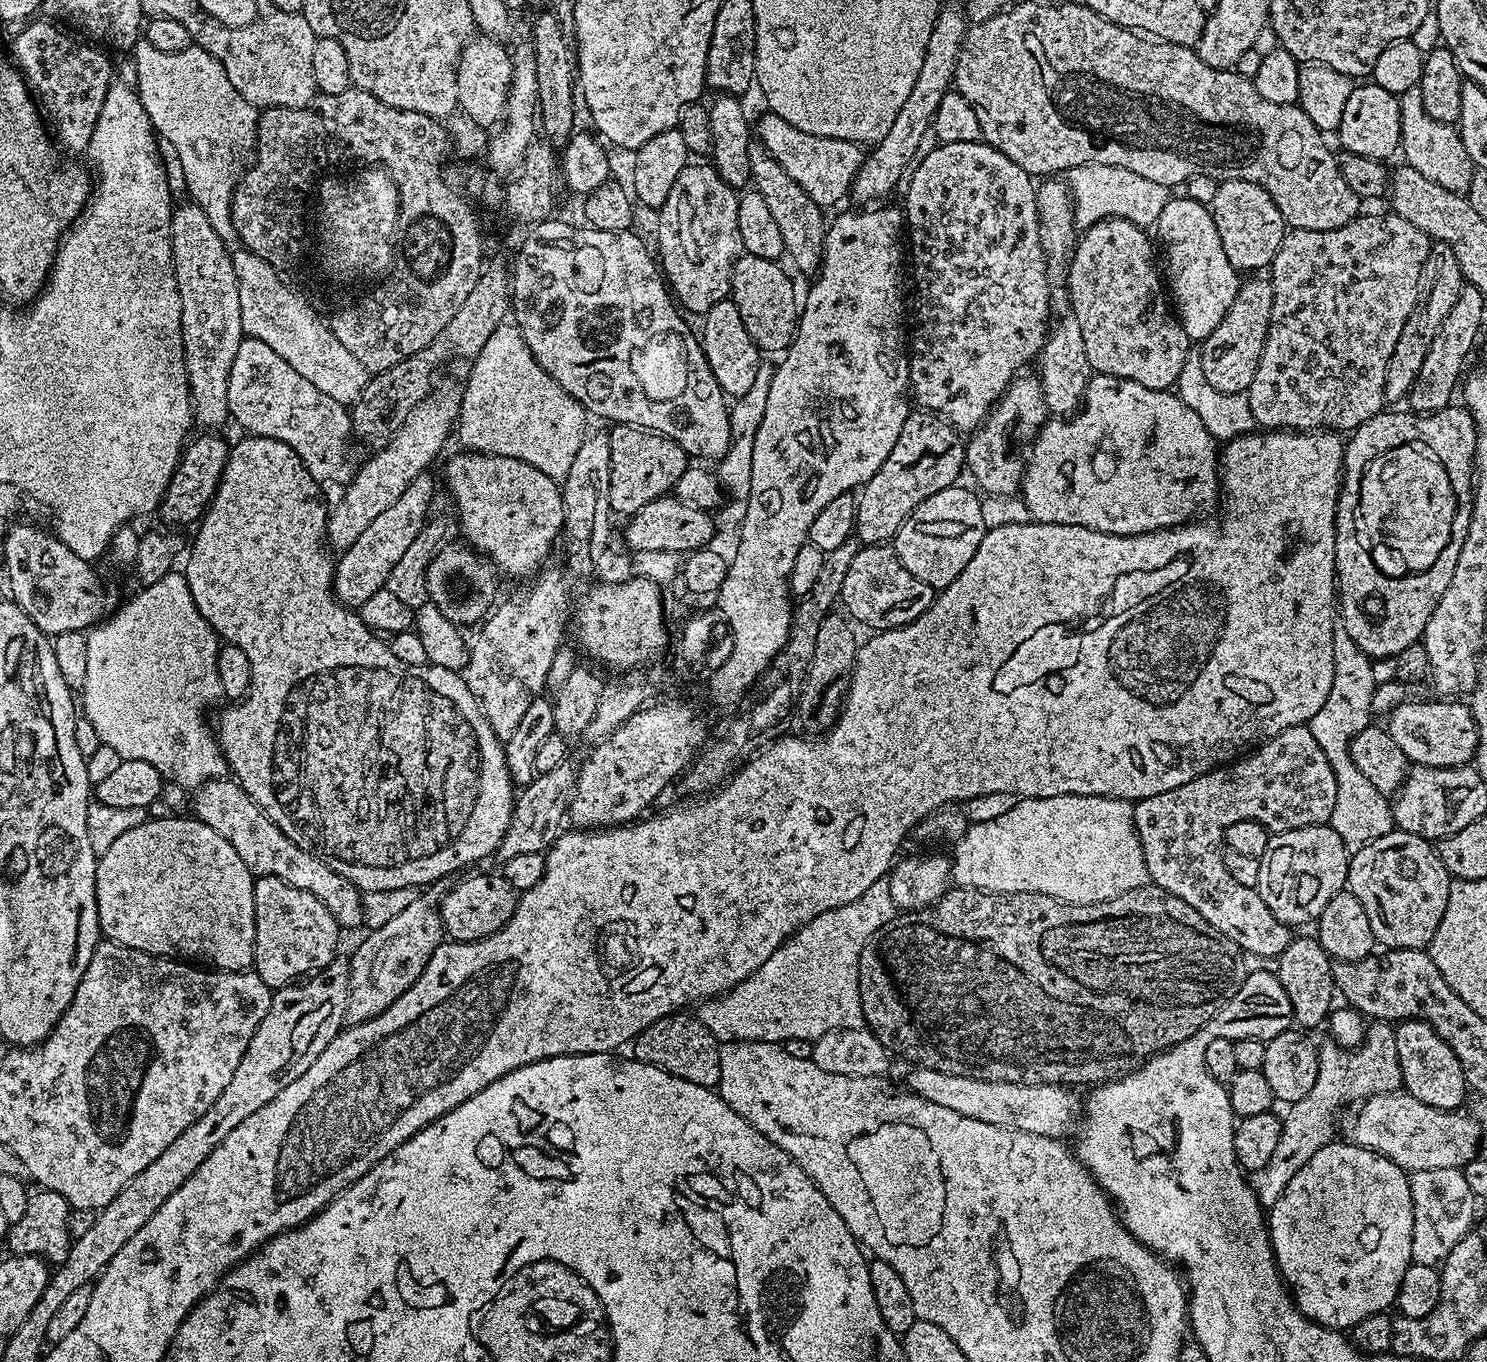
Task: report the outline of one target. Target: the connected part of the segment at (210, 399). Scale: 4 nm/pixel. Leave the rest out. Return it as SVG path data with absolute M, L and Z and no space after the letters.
M180 202L172 209L172 230L170 233L172 266L176 273L176 285L181 296L181 338L184 343L185 368L191 392L194 420L204 430L219 429L219 424L229 423L228 379L230 366L234 366L234 354L245 339L242 330L242 310L238 298L238 278L234 274L234 262L229 245L218 238L218 230L210 226L210 218L194 202Z

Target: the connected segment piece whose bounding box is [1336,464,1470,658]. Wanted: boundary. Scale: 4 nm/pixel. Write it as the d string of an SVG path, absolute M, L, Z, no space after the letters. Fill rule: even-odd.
M1348 464L1348 488L1340 488L1340 497L1336 503L1338 612L1347 633L1365 655L1371 658L1394 658L1406 650L1406 646L1417 643L1423 637L1438 602L1442 602L1442 594L1446 594L1450 578L1454 578L1454 566L1458 566L1458 554L1462 554L1462 546L1466 542L1464 516L1470 515L1468 512L1459 512L1452 542L1445 548L1444 556L1440 556L1440 562L1432 572L1420 580L1408 580L1408 588L1400 588L1400 584L1388 584L1388 580L1380 580L1380 576L1376 576L1371 565L1367 564L1367 557L1357 547L1352 547L1354 516L1350 512L1350 504L1360 505L1360 497L1356 494L1356 464ZM1376 596L1380 596L1380 600L1376 600Z

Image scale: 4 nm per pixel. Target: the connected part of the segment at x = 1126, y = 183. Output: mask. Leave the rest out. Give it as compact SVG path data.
M1087 164L1069 168L1066 183L1072 193L1076 226L1080 230L1087 230L1105 218L1129 220L1141 226L1155 225L1162 214L1162 206L1166 206L1170 199L1169 185L1150 182L1150 178L1142 178L1142 174L1133 174L1131 170L1122 170L1118 166Z

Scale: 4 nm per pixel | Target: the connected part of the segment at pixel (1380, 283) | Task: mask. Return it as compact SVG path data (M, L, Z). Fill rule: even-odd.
M1361 214L1361 215L1359 215L1359 216L1357 216L1357 217L1356 217L1356 219L1354 219L1354 220L1351 220L1351 221L1350 221L1350 223L1348 223L1348 224L1347 224L1347 225L1346 225L1346 226L1342 226L1342 227L1341 227L1341 228L1339 228L1339 229L1338 229L1338 230L1302 230L1302 229L1301 229L1301 228L1294 228L1294 229L1291 229L1291 231L1289 231L1289 232L1288 232L1288 233L1287 233L1287 235L1285 235L1285 237L1284 237L1284 241L1283 241L1283 242L1281 242L1281 243L1280 243L1280 249L1279 249L1279 250L1278 250L1278 254L1277 254L1277 255L1276 255L1276 256L1275 256L1275 257L1274 257L1274 258L1273 258L1273 259L1272 259L1272 262L1271 262L1271 265L1270 265L1270 273L1271 273L1271 272L1272 272L1272 276L1271 276L1271 275L1270 275L1270 283L1271 283L1271 286L1272 286L1272 293L1273 293L1273 294L1274 294L1274 302L1273 302L1273 303L1272 303L1272 313L1271 313L1271 314L1270 314L1270 326L1269 326L1269 327L1268 327L1268 337L1267 337L1267 338L1266 338L1266 342L1265 342L1265 343L1264 343L1264 349L1263 349L1263 350L1262 350L1262 358L1261 358L1261 359L1260 359L1260 361L1259 361L1259 362L1258 362L1258 370L1257 370L1257 371L1256 371L1256 373L1255 373L1255 374L1254 374L1254 382L1250 382L1250 386L1249 386L1249 387L1248 387L1248 391L1247 391L1247 396L1248 396L1248 398L1249 398L1249 404L1250 404L1250 410L1251 410L1251 411L1252 411L1252 412L1253 412L1253 418L1254 418L1254 420L1255 420L1255 423L1256 423L1256 424L1257 424L1257 425L1259 425L1259 427L1260 427L1260 428L1261 428L1261 429L1264 429L1264 430L1287 430L1287 431L1289 431L1289 432L1315 432L1315 431L1317 431L1317 430L1331 430L1331 431L1333 431L1333 432L1335 432L1335 433L1337 433L1337 434L1348 434L1348 433L1351 433L1351 432L1352 432L1352 430L1353 430L1353 429L1355 429L1355 428L1358 428L1358 427L1360 427L1360 426L1362 426L1362 424L1363 424L1363 423L1364 423L1364 422L1366 422L1366 420L1367 420L1367 419L1370 419L1370 418L1374 418L1374 416L1375 416L1375 415L1377 415L1377 414L1379 414L1379 413L1380 413L1380 412L1382 412L1382 411L1385 411L1385 408L1386 408L1386 401L1385 401L1385 398L1384 398L1384 387L1385 387L1385 386L1386 386L1386 370L1387 370L1387 369L1388 369L1388 367L1389 367L1389 366L1390 366L1390 358L1391 358L1391 357L1392 357L1392 355L1393 355L1393 354L1394 354L1394 346L1398 346L1398 337L1399 337L1399 336L1401 336L1401 335L1402 335L1402 326L1406 326L1406 318L1410 318L1410 314L1411 314L1411 313L1412 313L1412 311L1413 311L1413 310L1414 310L1414 306L1415 306L1415 305L1416 305L1416 303L1417 303L1417 302L1418 302L1418 290L1419 290L1419 289L1420 289L1420 279L1421 279L1421 278L1422 278L1422 266L1426 266L1426 254L1430 254L1430 250L1431 250L1431 249L1432 249L1432 246L1433 246L1433 241L1432 241L1432 240L1431 240L1431 239L1430 239L1430 238L1429 238L1429 236L1428 236L1428 235L1427 235L1427 234L1425 234L1425 232L1423 232L1423 231L1422 231L1422 230L1418 230L1418 226L1414 226L1414 225L1413 225L1413 224L1411 224L1411 223L1410 223L1410 222L1406 222L1406 218L1402 218L1402 217L1401 217L1401 216L1398 216L1398 215L1395 215L1395 214L1387 214L1387 215L1388 215L1388 216L1367 216L1367 214ZM1326 312L1328 312L1328 314L1330 314L1330 318L1332 318L1332 320L1330 320L1330 322L1334 322L1334 324L1326 324L1326 322L1322 322L1322 320L1320 320L1320 316L1318 316L1318 314L1326 314Z

